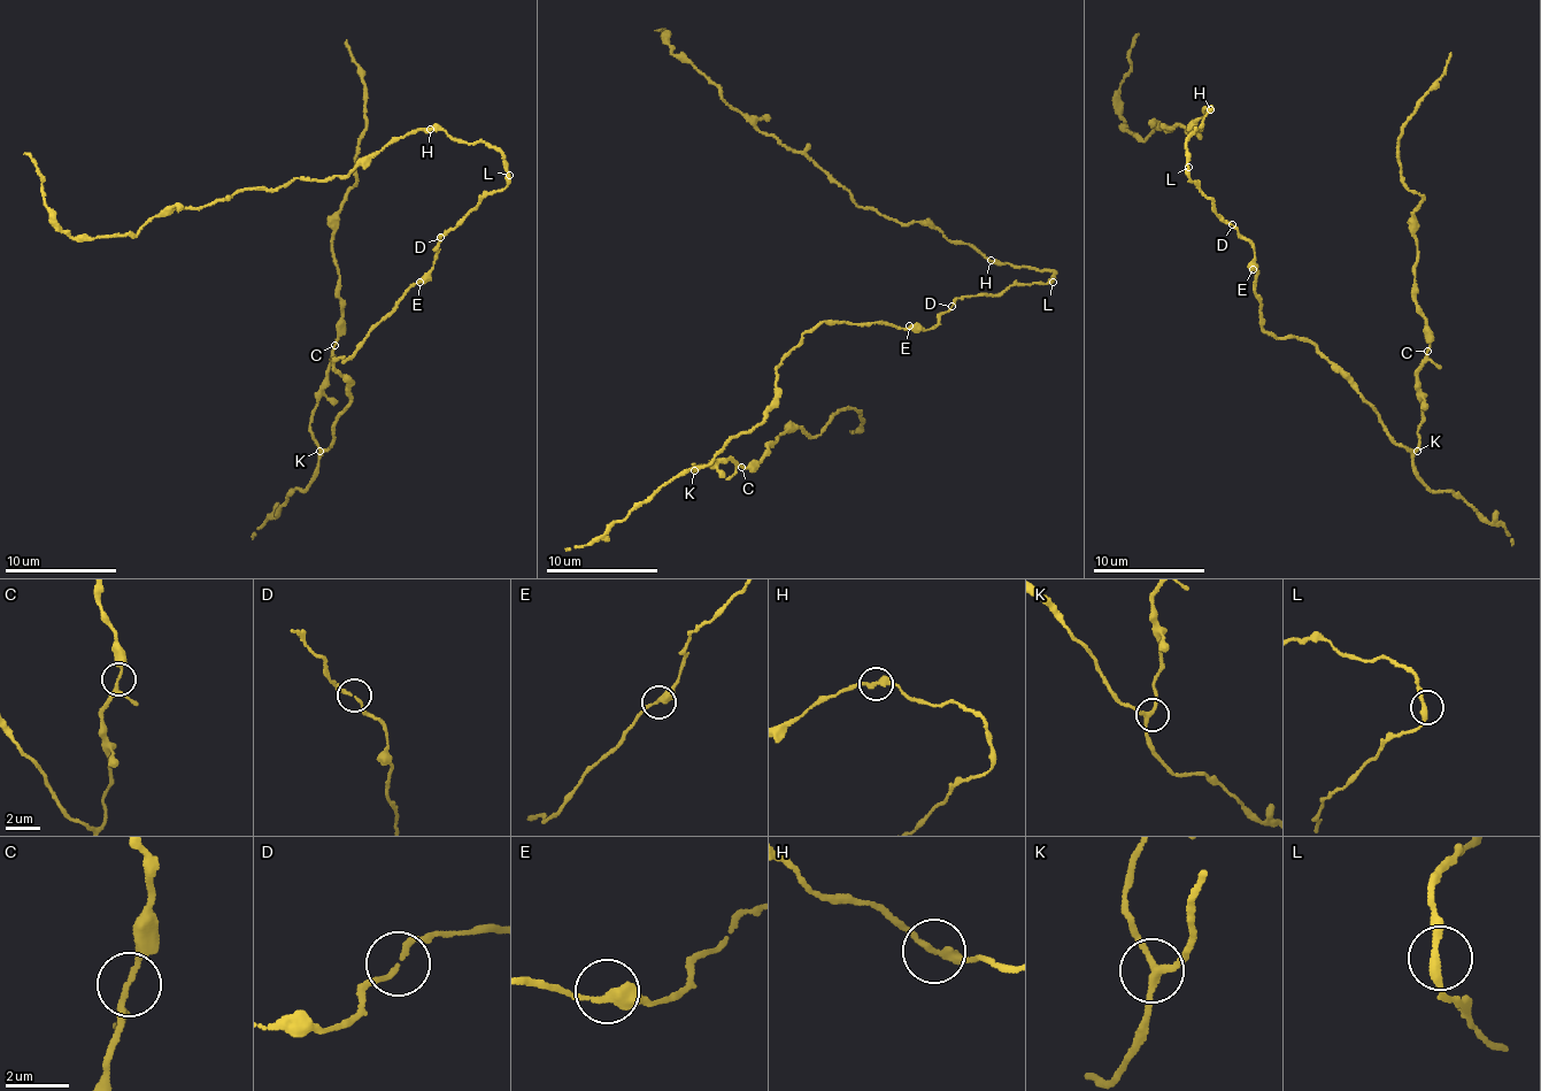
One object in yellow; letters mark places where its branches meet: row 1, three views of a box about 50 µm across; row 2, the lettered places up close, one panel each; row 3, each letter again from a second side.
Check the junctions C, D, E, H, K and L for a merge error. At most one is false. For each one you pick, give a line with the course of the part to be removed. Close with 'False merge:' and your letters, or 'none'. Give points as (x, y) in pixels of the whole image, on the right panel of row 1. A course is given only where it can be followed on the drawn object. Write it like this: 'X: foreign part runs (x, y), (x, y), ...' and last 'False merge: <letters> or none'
False merge: none

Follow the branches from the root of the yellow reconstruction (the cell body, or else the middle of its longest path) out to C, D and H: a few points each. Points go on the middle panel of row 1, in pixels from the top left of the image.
C: (910, 328), (876, 321), (810, 328), (777, 365), (765, 417), (703, 468), (693, 463), (729, 458), (742, 467)
D: (910, 328), (931, 328), (950, 307)
H: (910, 328), (932, 327), (957, 299), (995, 296), (1010, 285), (1055, 276), (1052, 271), (992, 260)

